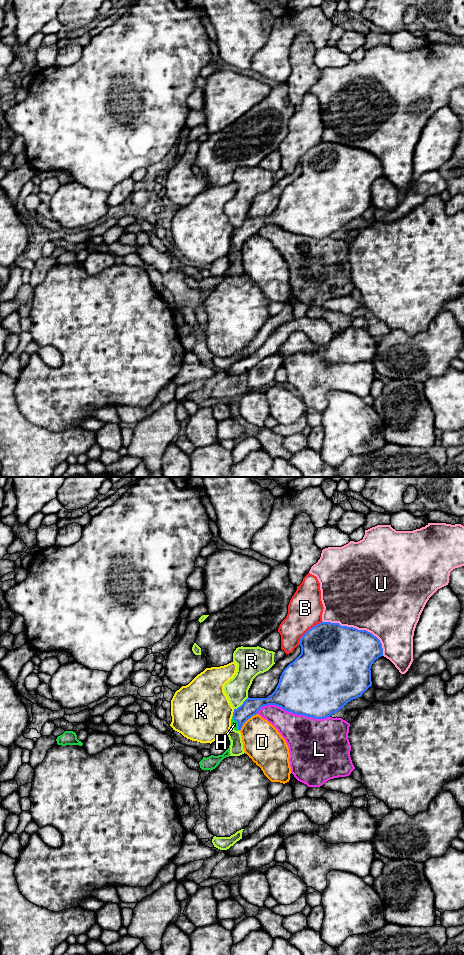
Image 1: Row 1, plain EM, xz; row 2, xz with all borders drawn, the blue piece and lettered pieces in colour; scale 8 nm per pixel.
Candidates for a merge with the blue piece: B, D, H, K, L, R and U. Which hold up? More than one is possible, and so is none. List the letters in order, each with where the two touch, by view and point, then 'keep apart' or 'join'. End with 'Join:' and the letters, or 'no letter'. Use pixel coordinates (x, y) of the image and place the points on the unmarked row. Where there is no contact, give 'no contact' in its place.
B: meets blue in xz at (308, 150); keep apart
D: meets blue in xz at (247, 239); keep apart
H: meets blue in xz at (237, 242); join
K: meets blue in xz at (233, 232); keep apart
L: meets blue in xz at (293, 233); keep apart
R: meets blue in xz at (242, 224); keep apart
U: meets blue in xz at (357, 149); keep apart
Join: H

